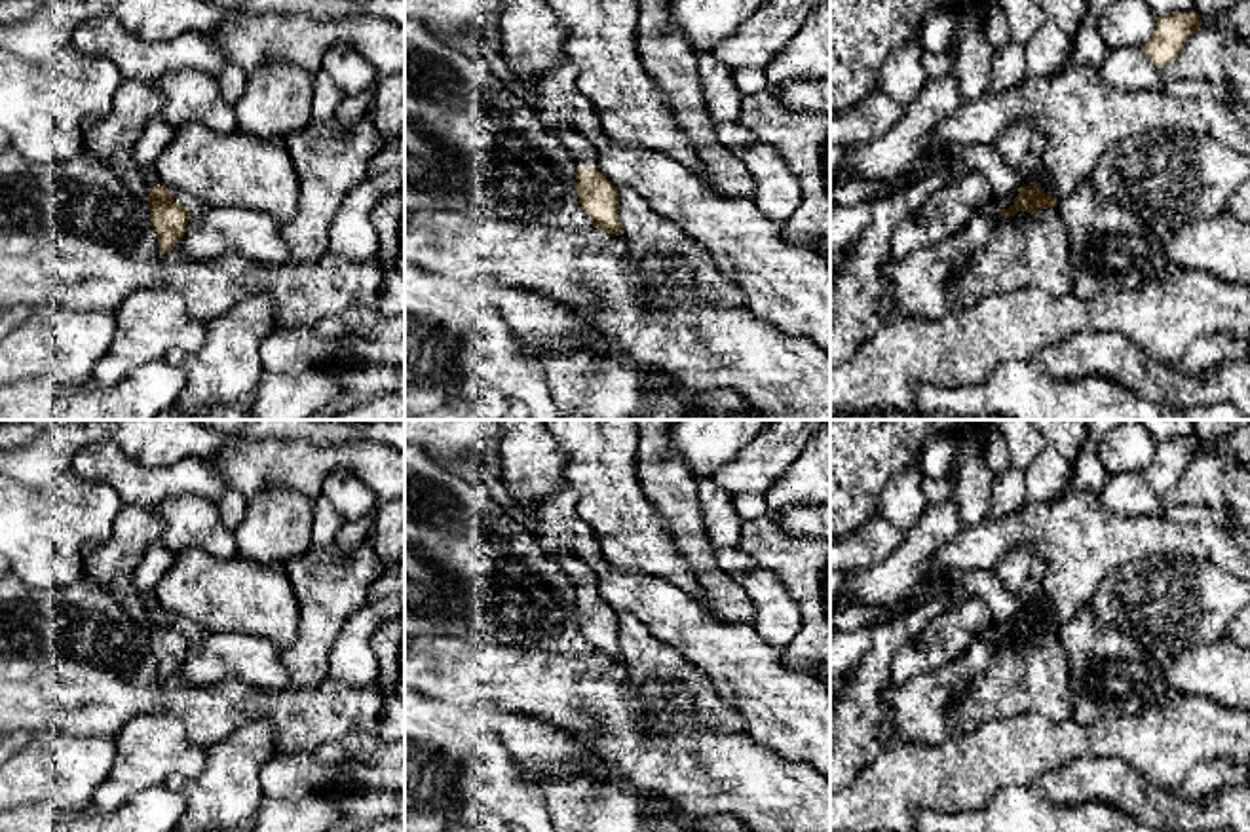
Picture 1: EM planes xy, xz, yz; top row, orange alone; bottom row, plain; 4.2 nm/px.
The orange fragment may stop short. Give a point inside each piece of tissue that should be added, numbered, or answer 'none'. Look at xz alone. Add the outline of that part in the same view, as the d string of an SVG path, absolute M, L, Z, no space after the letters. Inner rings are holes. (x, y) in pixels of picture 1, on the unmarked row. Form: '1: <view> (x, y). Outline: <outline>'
1: xz (584, 578). Outline: M562 553L557 558L566 574L574 579L579 593L595 593L598 589L598 577L585 562L570 553Z

